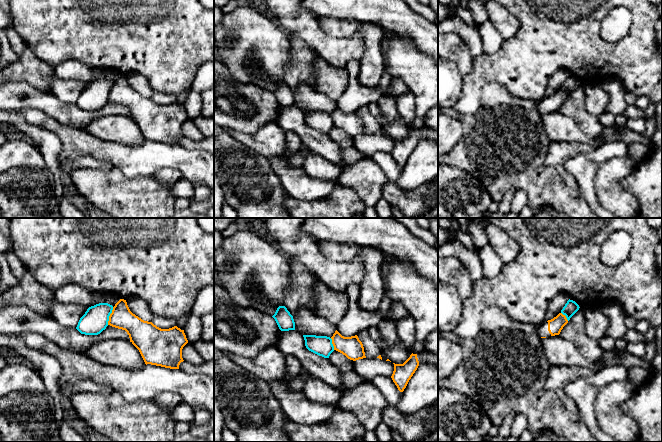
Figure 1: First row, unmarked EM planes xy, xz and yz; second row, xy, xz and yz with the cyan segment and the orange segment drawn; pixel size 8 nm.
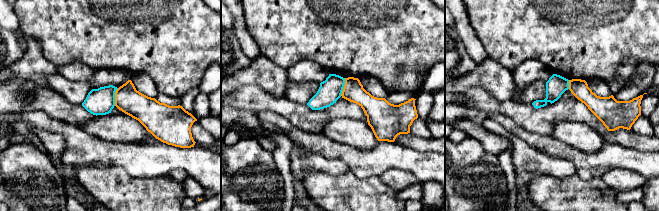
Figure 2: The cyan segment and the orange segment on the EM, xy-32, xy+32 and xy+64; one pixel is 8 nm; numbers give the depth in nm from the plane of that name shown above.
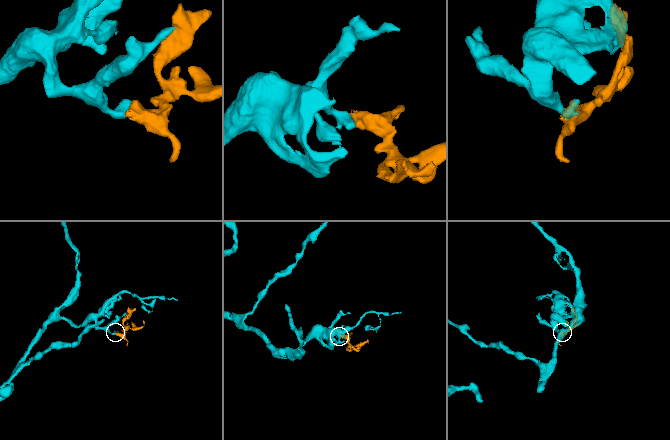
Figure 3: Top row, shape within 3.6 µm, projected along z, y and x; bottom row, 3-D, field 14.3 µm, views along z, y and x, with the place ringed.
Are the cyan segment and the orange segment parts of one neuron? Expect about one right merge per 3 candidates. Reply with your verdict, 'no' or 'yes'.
no

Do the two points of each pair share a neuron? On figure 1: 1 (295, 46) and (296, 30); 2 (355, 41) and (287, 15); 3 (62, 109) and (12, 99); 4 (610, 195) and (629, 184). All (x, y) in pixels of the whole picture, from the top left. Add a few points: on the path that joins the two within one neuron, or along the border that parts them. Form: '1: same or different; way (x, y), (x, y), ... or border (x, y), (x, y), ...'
1: different; border (289, 38), (300, 38), (314, 52)
2: same; way (338, 44), (321, 44), (304, 27)
3: same; way (50, 105), (44, 101), (24, 101)
4: different; border (633, 166), (620, 184), (636, 198), (638, 205)

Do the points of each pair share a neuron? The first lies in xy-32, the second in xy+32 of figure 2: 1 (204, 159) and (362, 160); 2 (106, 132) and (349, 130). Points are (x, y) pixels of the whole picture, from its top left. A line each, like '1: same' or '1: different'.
1: same
2: same

